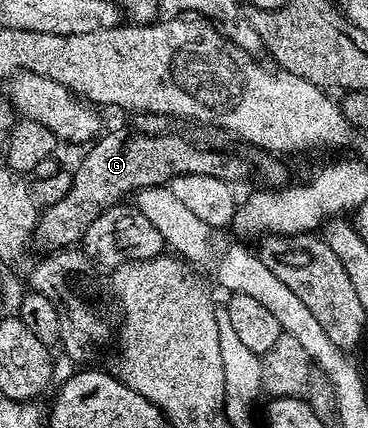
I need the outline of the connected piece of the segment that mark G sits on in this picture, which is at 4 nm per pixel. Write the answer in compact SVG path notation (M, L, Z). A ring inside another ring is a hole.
M118 128L115 132L107 131L98 137L85 149L86 152L79 162L78 168L73 169L74 181L72 190L68 190L67 196L60 198L51 208L42 208L38 217L38 225L34 228L33 243L39 244L42 250L61 250L77 245L85 236L88 226L100 218L104 210L114 207L115 204L123 201L126 194L135 193L140 188L156 188L169 185L176 176L211 176L220 178L225 184L237 185L237 180L242 180L250 172L250 164L242 156L234 152L217 152L214 148L201 148L193 144L186 136L178 132L162 132L159 136L153 136L150 132L129 132L126 128Z

